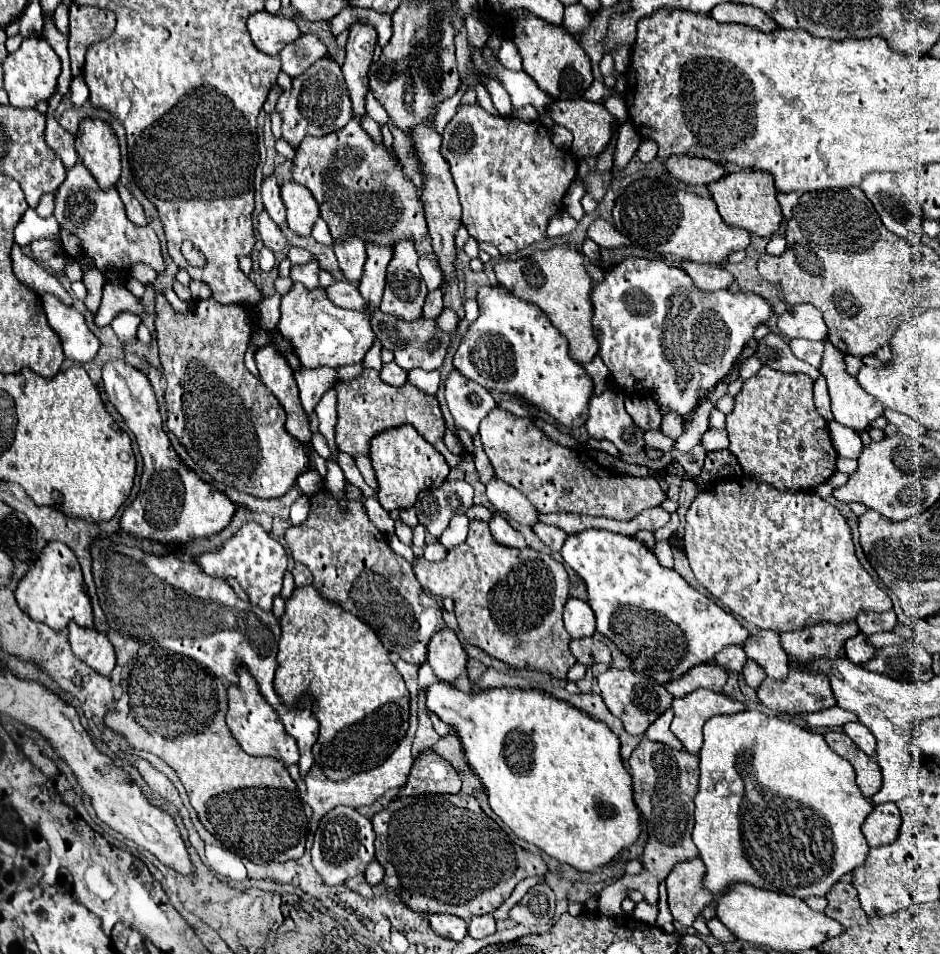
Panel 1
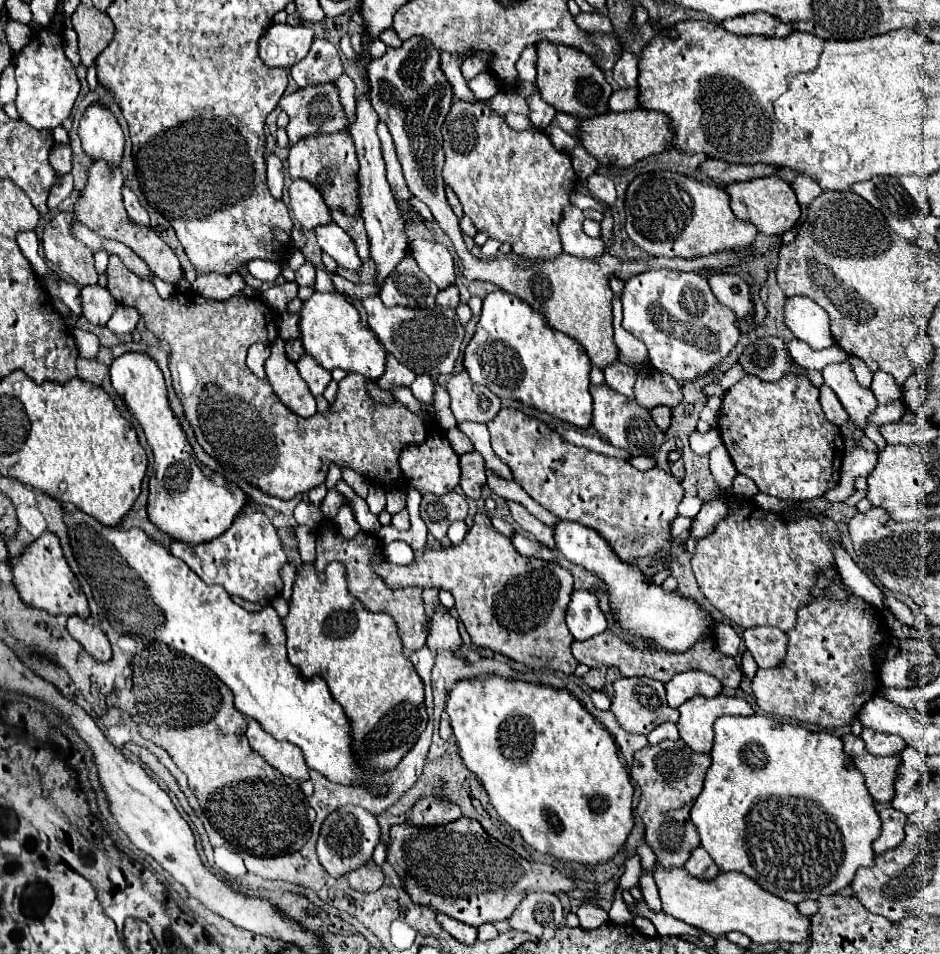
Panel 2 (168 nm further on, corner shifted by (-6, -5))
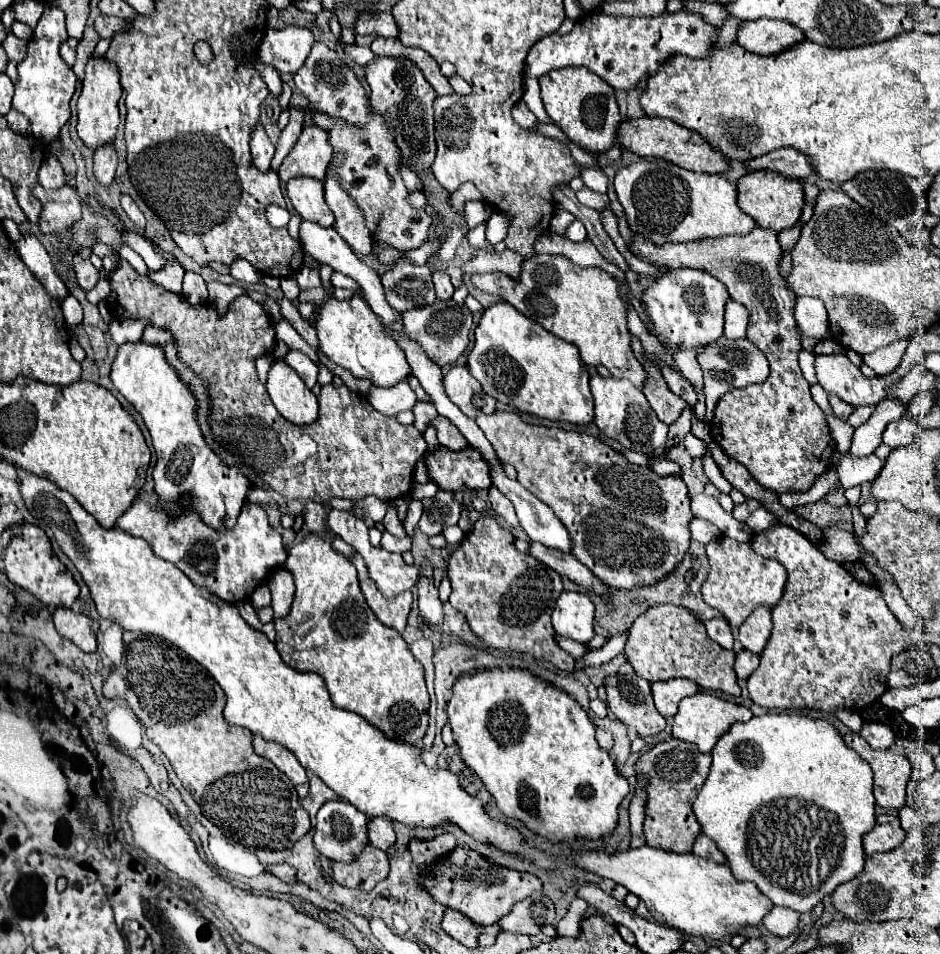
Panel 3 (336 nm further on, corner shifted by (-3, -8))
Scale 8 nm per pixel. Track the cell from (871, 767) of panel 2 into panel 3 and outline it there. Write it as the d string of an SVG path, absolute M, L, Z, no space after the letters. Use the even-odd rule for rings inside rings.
M848 732L844 742L866 760L874 772L874 798L882 808L900 808L906 804L906 782L910 776L910 762L890 750L872 750L860 734Z

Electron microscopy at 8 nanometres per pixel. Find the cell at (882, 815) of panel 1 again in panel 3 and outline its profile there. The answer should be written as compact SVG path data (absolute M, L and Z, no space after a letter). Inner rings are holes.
M880 814L876 818L876 826L872 832L864 836L864 852L868 856L876 852L888 852L892 848L898 848L906 838L906 832L900 826L898 816L894 814Z

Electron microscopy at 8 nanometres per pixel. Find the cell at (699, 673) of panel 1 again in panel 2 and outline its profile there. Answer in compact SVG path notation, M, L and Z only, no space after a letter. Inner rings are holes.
M683 671L671 677L671 681L665 683L665 691L667 691L667 703L669 707L679 707L683 705L687 699L695 697L695 695L703 695L703 697L715 697L721 693L721 683L701 671Z

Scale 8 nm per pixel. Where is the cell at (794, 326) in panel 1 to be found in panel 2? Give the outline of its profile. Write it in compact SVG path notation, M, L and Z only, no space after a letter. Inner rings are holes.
M799 295L785 303L785 323L793 335L805 341L811 349L825 349L835 343L829 329L829 315L813 299Z

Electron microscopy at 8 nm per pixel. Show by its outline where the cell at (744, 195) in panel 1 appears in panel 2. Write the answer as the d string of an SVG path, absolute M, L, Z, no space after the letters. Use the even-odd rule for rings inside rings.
M775 175L751 179L751 181L741 181L741 183L731 183L725 189L731 195L733 213L741 221L753 223L757 227L757 231L761 231L765 235L783 235L785 231L795 227L795 223L801 215L801 207L797 203L793 187Z

